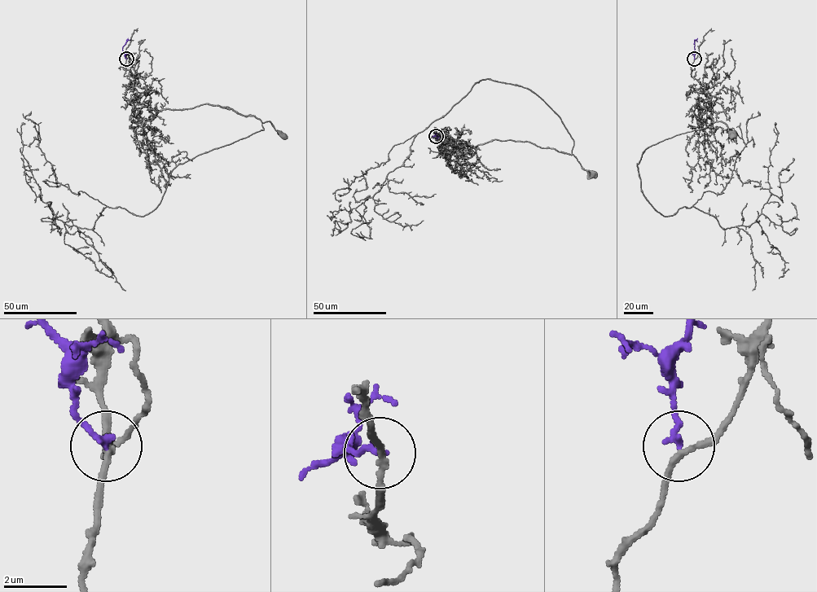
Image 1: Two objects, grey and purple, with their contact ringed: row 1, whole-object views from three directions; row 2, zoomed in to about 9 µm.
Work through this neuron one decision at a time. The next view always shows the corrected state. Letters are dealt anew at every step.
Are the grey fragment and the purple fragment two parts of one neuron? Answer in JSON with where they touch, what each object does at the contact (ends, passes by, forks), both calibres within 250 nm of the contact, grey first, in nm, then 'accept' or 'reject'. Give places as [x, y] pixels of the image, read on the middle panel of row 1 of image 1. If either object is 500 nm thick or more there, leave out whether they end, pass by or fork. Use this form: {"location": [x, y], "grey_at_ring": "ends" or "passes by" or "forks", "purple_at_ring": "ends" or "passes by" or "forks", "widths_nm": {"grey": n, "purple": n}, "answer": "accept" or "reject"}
{"location": [436, 136], "grey_at_ring": "passes by", "purple_at_ring": "ends", "widths_nm": {"grey": 190, "purple": 220}, "answer": "accept"}

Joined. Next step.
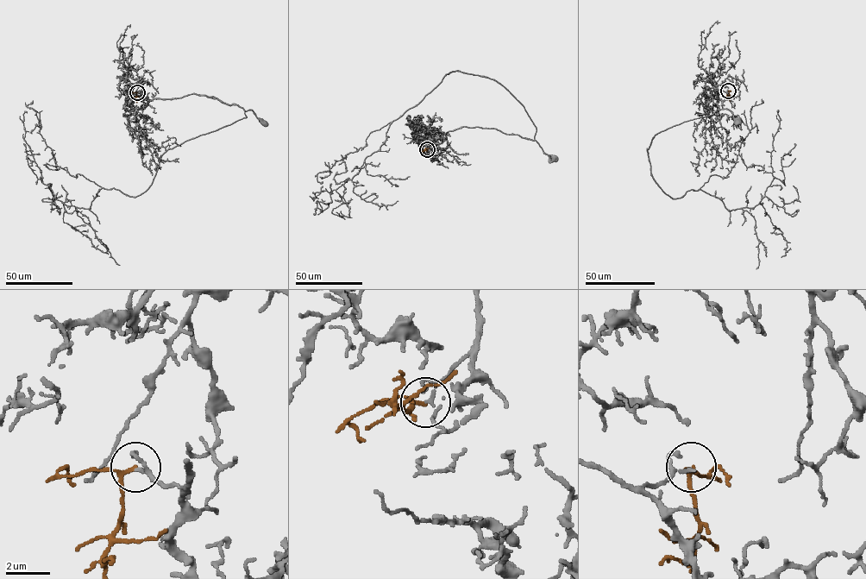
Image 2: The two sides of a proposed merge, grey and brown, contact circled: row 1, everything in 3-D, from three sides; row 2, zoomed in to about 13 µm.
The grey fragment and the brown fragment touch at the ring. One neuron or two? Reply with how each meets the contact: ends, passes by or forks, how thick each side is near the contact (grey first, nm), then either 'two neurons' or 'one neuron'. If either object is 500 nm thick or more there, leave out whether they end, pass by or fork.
grey passes by; brown passes by; 120 nm thick on the grey side, 130 nm on the other; two neurons

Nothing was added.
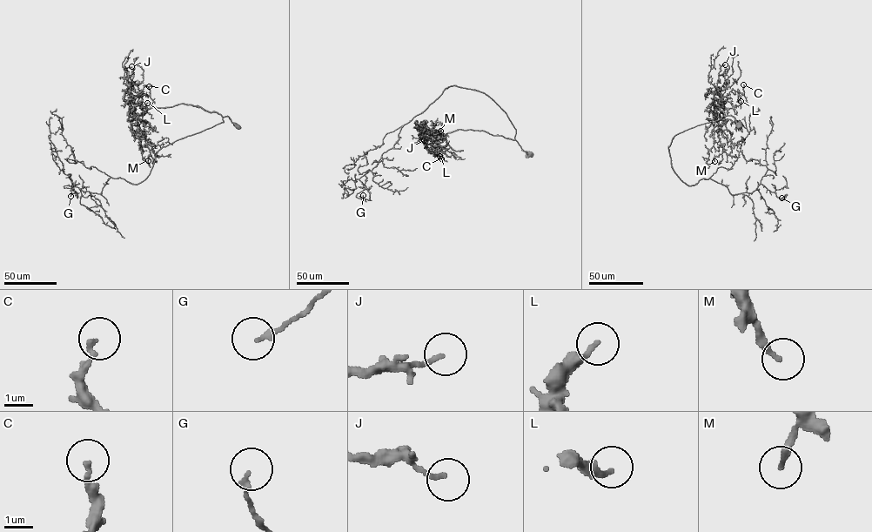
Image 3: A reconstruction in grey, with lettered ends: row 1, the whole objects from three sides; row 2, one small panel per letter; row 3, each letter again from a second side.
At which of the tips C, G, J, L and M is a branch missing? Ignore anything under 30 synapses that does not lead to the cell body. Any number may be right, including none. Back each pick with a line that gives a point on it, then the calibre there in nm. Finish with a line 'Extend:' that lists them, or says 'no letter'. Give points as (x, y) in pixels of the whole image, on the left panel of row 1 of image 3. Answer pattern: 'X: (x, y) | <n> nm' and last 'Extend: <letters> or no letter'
L: (147, 103) | 240 nm
Extend: L

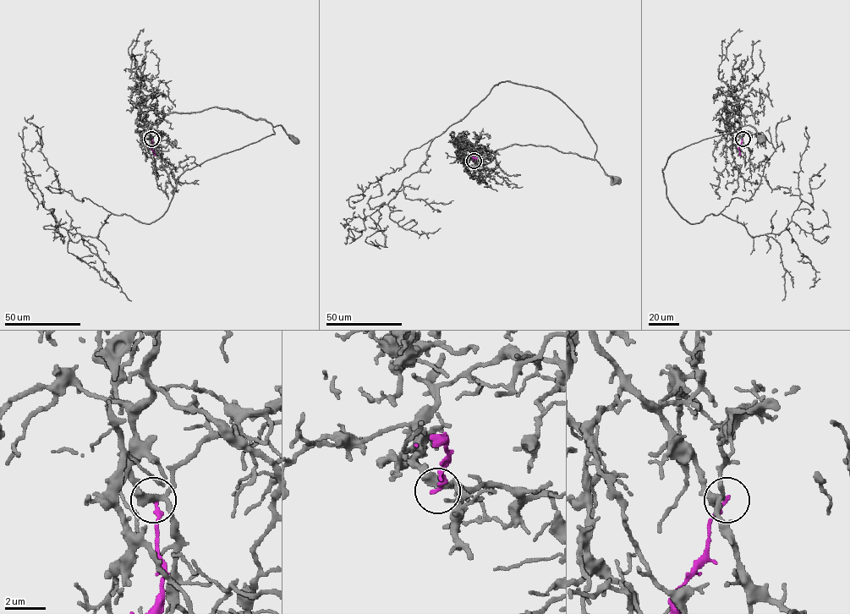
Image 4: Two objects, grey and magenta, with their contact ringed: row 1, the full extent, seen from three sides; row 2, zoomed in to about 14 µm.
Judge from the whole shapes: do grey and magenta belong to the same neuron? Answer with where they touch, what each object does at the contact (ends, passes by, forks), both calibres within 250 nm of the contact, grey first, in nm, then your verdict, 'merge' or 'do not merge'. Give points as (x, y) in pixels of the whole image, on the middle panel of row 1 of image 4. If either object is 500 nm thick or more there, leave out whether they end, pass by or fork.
at (474, 161); grey forks there; magenta ends there; 320 nm thick on the grey side, 220 nm on the other; do not merge

